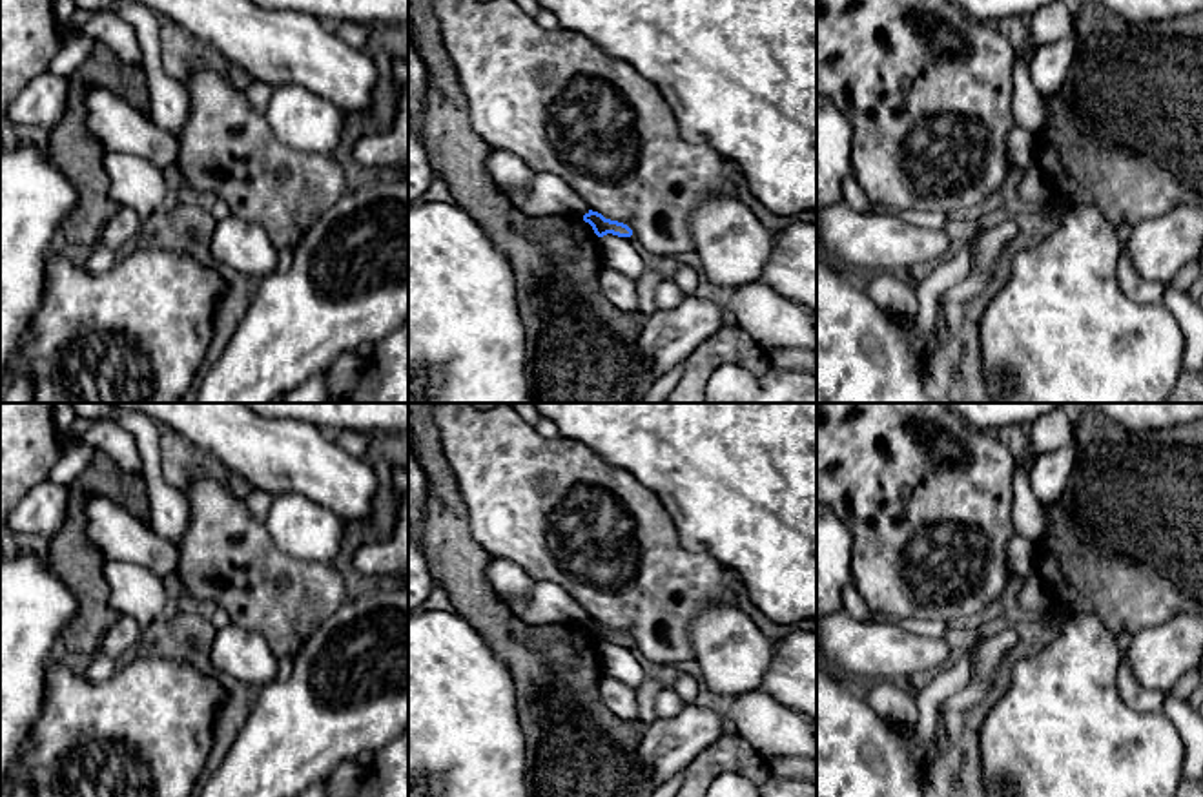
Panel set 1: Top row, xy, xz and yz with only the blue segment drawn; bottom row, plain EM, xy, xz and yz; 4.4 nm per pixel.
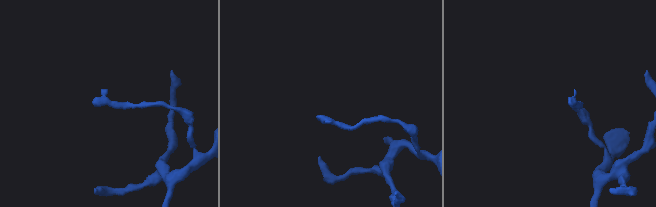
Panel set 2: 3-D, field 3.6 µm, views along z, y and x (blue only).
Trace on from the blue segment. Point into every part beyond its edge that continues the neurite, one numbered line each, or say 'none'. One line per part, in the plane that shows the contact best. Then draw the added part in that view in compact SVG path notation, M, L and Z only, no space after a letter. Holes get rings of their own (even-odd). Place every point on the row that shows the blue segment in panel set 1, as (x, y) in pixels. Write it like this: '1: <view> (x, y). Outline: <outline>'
none

